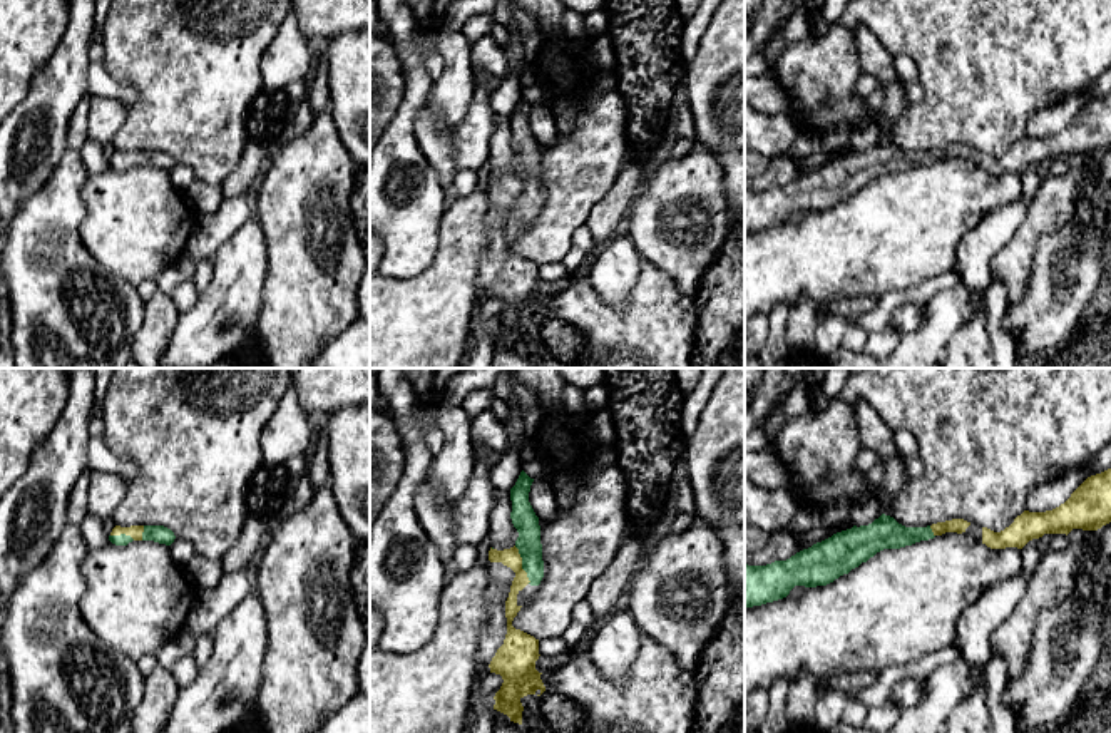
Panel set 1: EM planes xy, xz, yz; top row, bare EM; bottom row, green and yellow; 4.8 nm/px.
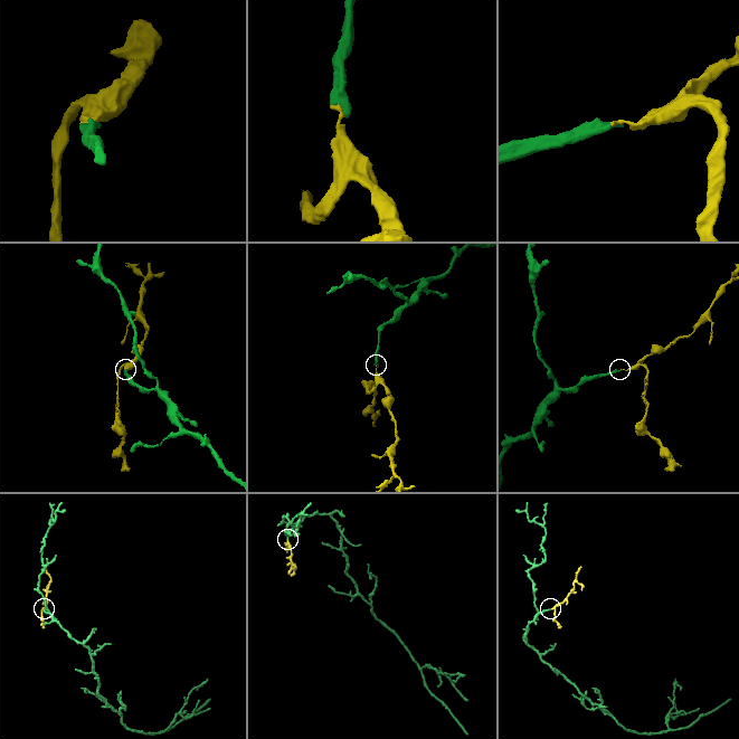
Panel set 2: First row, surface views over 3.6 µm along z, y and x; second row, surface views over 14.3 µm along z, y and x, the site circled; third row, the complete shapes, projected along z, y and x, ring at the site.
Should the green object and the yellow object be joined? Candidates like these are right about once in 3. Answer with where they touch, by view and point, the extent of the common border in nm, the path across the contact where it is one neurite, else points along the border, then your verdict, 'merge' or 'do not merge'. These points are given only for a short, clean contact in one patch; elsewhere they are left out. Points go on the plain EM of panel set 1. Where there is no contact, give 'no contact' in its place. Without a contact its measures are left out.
contact xz (522, 189); length 200 nm; way xz (524, 144), (522, 189), (511, 183); merge

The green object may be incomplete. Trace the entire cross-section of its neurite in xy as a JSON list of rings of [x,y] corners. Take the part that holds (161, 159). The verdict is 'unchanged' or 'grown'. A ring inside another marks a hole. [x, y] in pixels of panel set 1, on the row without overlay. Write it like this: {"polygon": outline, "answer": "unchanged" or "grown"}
{"polygon": [[[115,151],[109,161],[109,166],[115,171],[127,171],[132,166],[154,166],[171,171],[174,164],[174,157],[164,151]]], "answer": "grown"}

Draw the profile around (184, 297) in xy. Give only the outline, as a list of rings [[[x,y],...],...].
[[[194,278],[182,281],[169,296],[172,298],[179,315],[189,311],[199,296]]]

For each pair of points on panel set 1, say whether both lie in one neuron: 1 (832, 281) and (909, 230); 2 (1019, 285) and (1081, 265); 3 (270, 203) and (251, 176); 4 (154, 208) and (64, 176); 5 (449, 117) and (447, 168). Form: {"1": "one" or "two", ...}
{"1": "one", "2": "two", "3": "two", "4": "two", "5": "one"}

